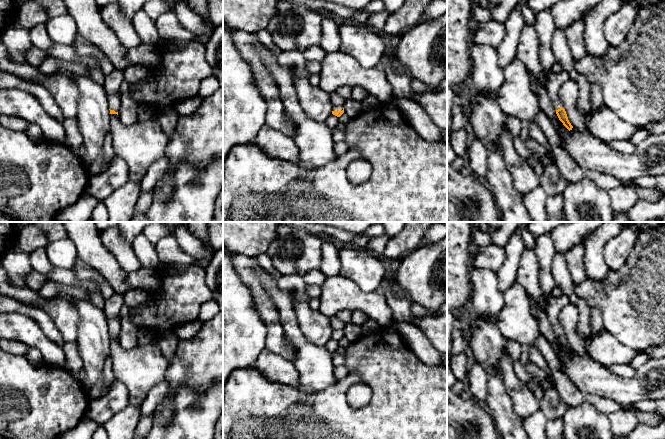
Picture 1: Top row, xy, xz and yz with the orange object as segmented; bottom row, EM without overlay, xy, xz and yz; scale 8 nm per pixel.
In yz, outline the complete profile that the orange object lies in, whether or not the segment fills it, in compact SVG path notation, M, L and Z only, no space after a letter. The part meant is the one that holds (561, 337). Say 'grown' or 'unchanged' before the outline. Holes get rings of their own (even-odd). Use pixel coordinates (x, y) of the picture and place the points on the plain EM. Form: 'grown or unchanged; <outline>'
grown; M545 233L535 239L535 254L539 262L539 285L547 297L547 316L556 338L563 349L570 355L573 350L568 344L563 327L559 322L559 313L569 304L569 296L554 297L552 291L556 286L552 273L553 258L555 256L554 240L551 233Z

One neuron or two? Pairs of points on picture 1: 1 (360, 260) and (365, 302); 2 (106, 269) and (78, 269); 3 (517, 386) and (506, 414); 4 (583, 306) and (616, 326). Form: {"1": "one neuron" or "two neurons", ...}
{"1": "two neurons", "2": "two neurons", "3": "two neurons", "4": "two neurons"}

